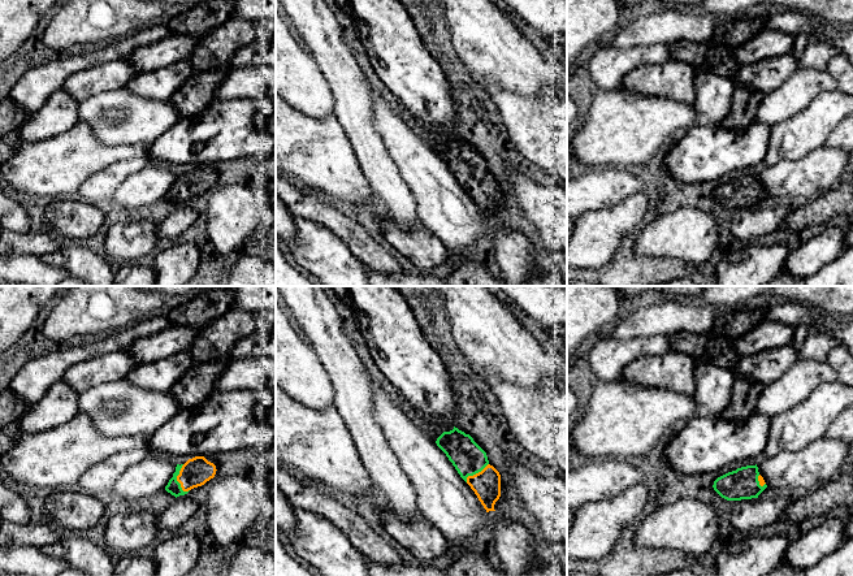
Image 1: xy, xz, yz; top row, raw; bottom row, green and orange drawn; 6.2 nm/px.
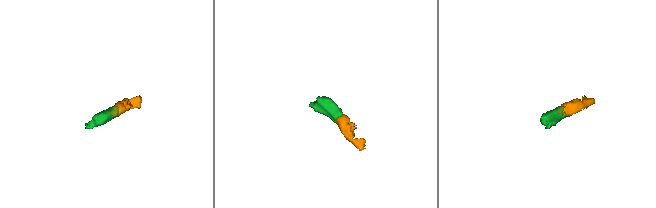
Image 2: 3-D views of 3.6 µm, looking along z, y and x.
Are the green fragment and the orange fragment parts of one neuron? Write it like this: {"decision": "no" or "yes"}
{"decision": "yes"}

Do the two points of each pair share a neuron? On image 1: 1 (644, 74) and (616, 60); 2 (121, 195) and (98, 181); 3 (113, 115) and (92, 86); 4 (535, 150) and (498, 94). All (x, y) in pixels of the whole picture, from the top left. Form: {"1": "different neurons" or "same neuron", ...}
{"1": "different neurons", "2": "different neurons", "3": "different neurons", "4": "same neuron"}

